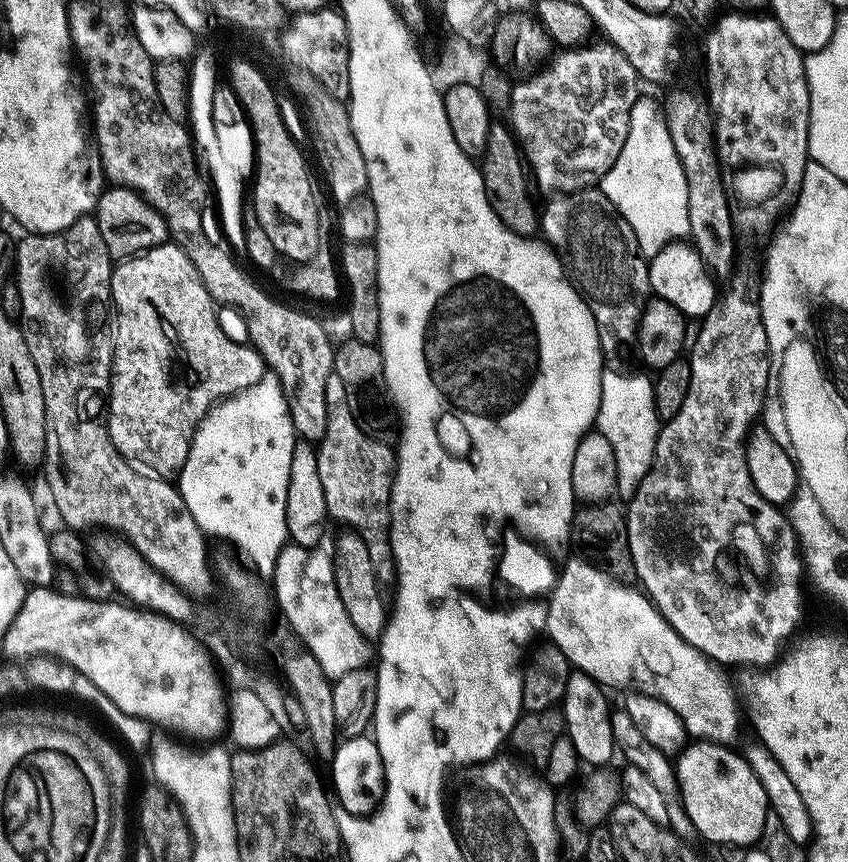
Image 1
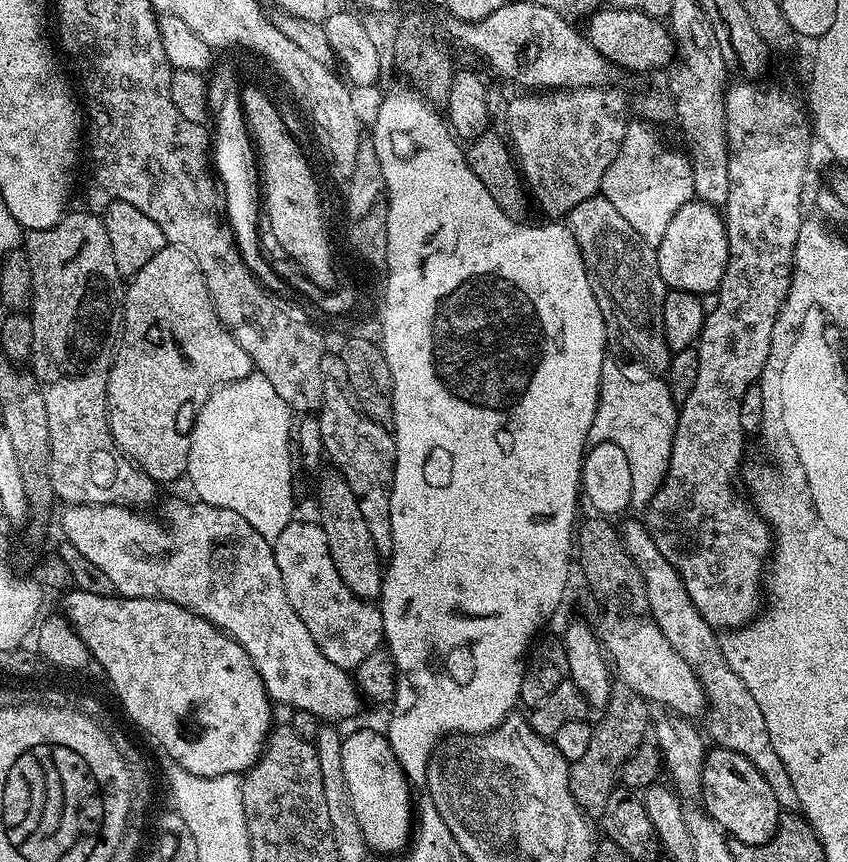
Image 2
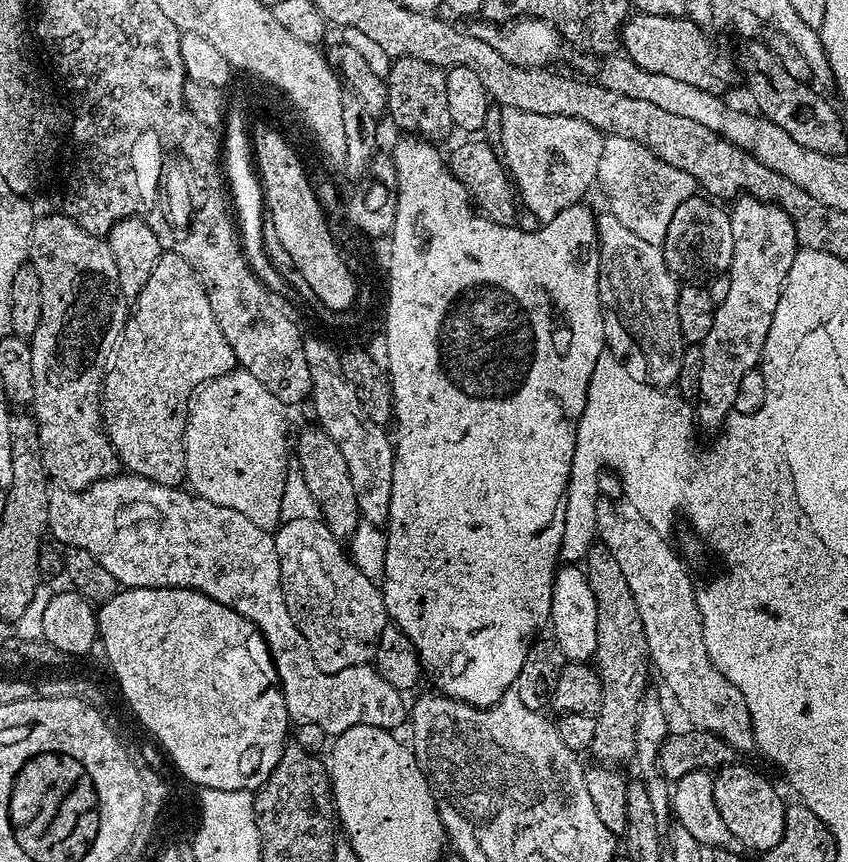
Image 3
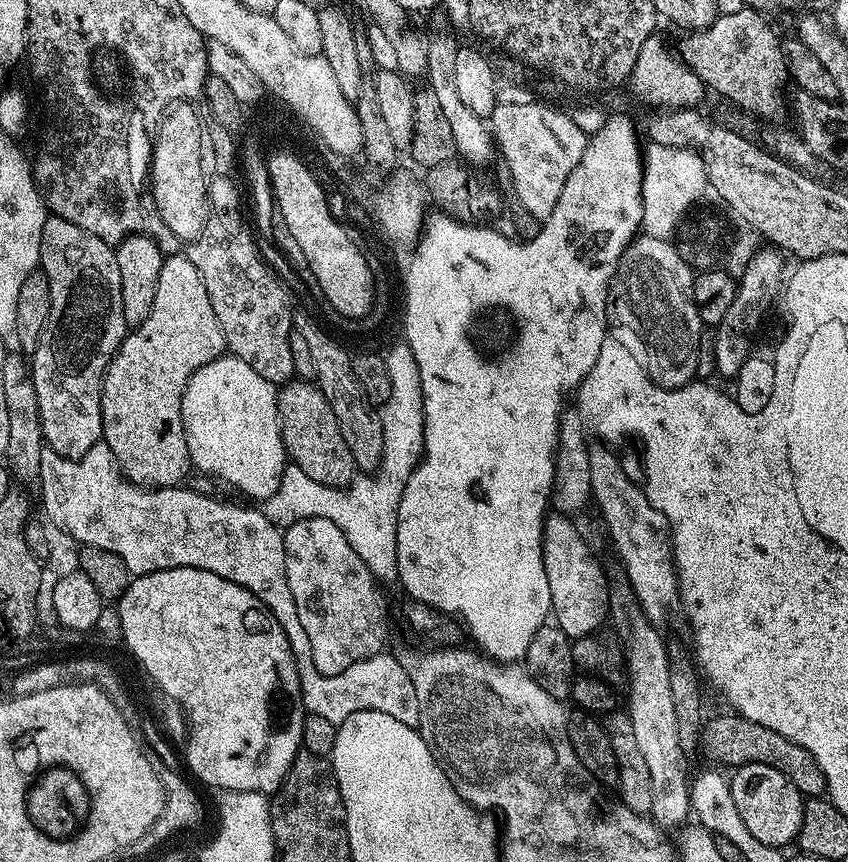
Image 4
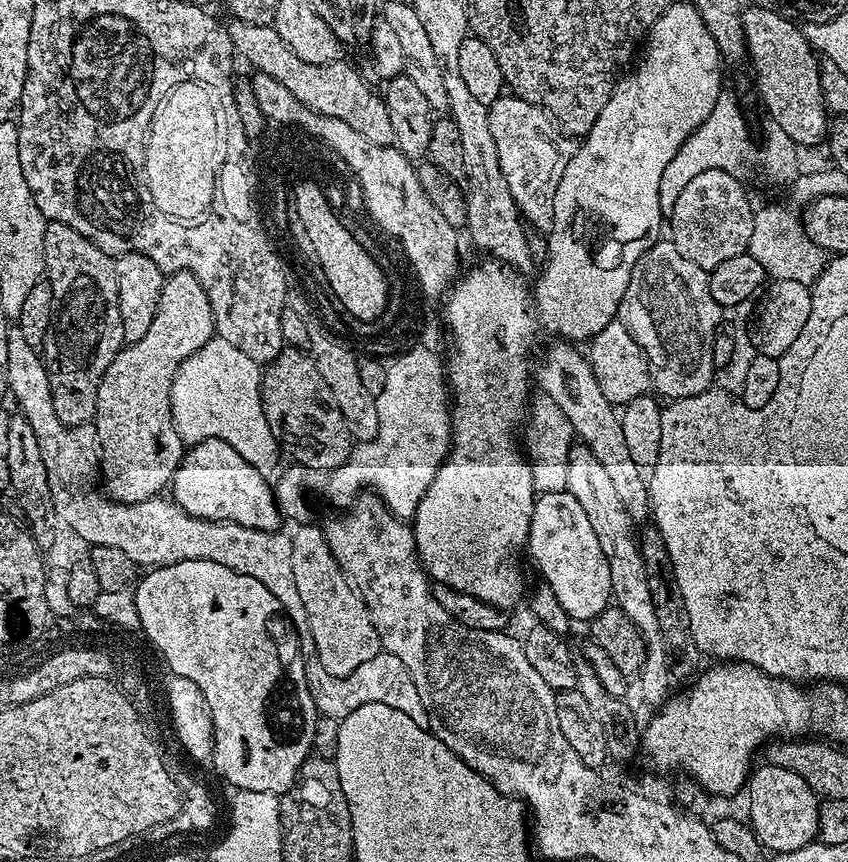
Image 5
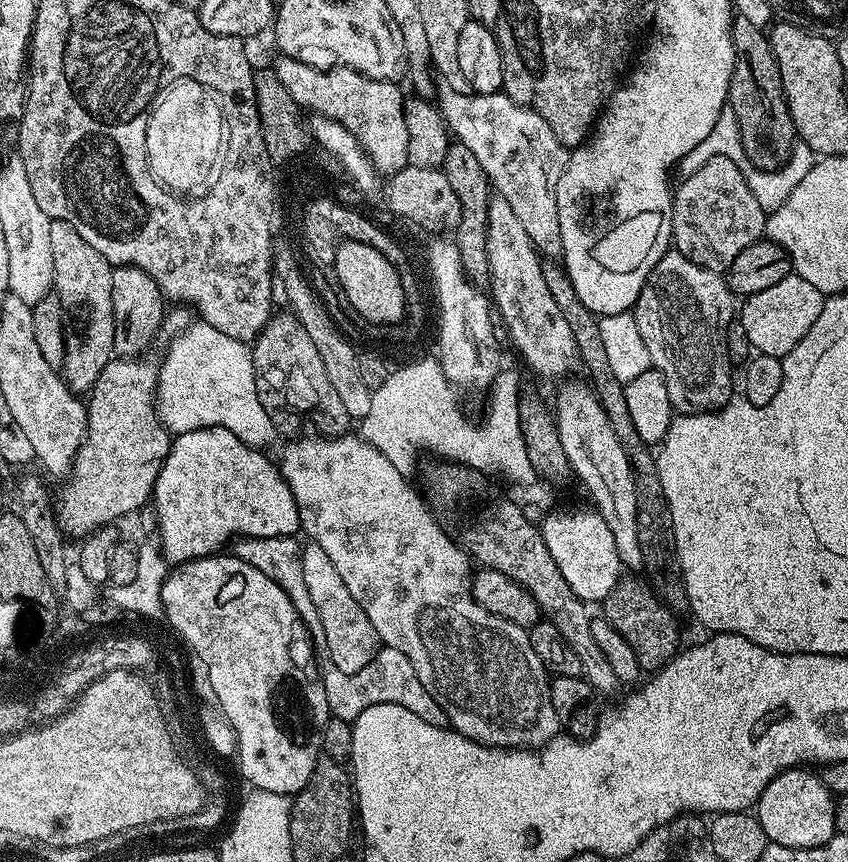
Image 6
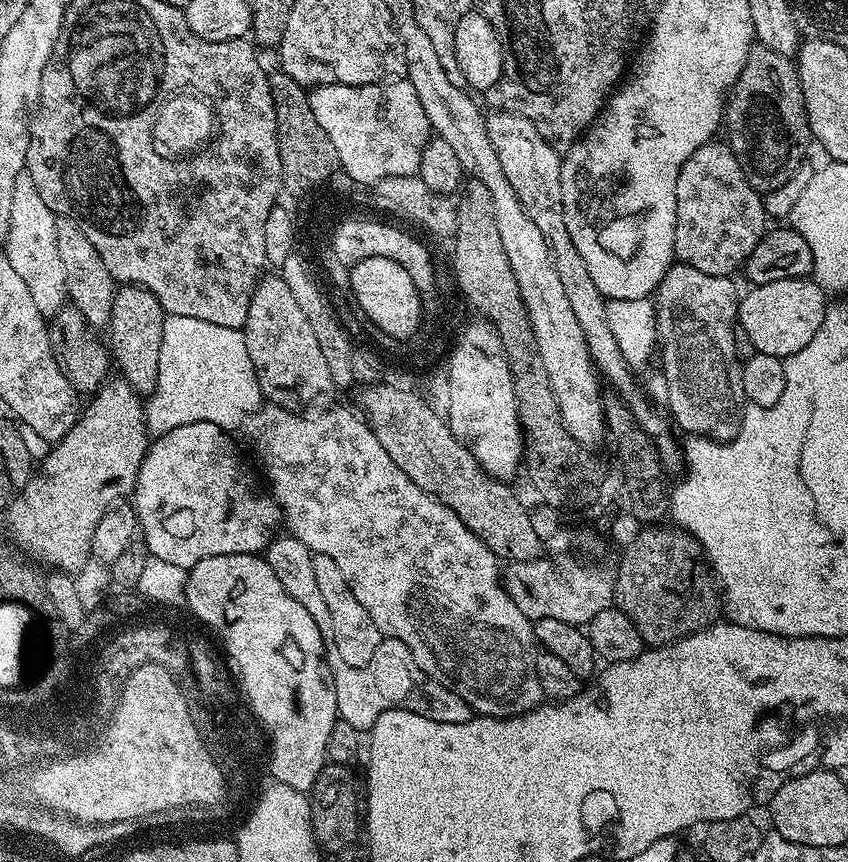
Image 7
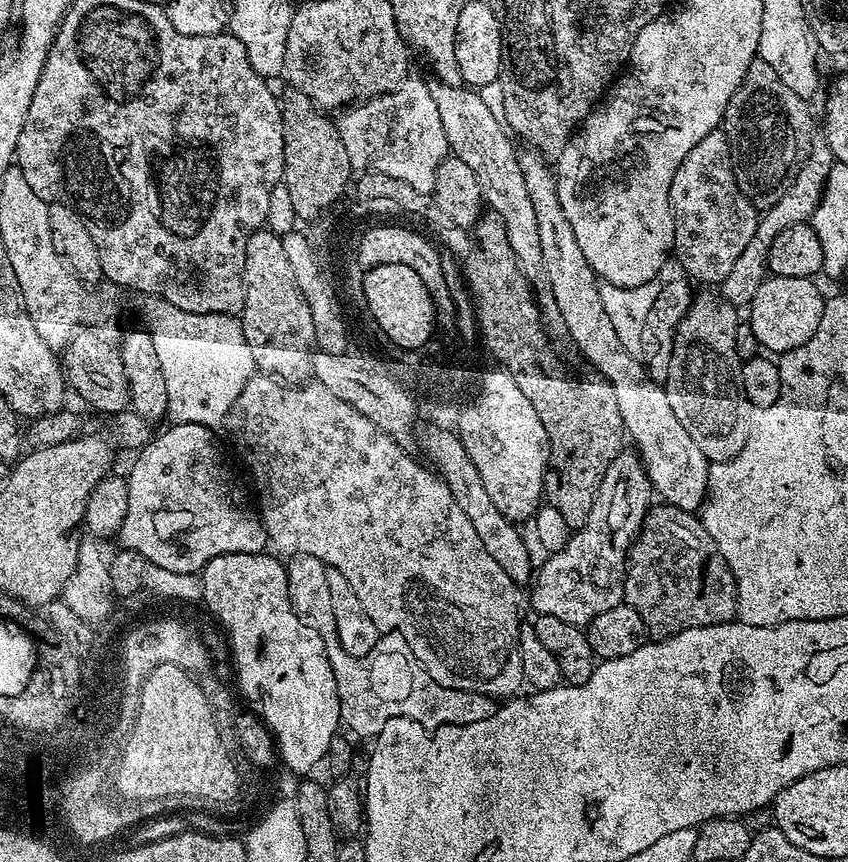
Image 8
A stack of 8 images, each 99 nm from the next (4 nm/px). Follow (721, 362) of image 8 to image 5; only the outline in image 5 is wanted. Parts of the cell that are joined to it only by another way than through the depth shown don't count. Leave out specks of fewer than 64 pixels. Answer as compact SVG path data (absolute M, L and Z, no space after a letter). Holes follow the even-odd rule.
M660 238L648 248L634 266L626 294L620 303L618 318L630 330L634 342L638 342L643 359L646 361L646 376L652 379L657 397L671 402L702 394L713 387L714 365L710 359L710 345L714 333L721 327L722 309L708 296L708 272L694 266L672 245L671 239Z

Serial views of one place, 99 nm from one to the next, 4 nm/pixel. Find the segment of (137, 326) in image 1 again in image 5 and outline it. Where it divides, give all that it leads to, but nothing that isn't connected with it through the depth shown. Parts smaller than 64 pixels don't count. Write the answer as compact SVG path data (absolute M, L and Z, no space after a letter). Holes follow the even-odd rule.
M174 272L165 279L158 310L150 330L138 342L125 344L102 374L94 423L100 453L103 491L120 504L155 500L169 487L186 451L172 417L172 383L177 370L206 342L213 339L210 298L189 272Z

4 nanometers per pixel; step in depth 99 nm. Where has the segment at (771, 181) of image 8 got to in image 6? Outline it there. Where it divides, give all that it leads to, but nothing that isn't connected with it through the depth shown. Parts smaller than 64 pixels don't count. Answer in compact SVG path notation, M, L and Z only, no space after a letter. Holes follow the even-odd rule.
M737 15L732 21L732 41L737 58L728 87L727 107L732 108L737 118L742 149L753 166L778 169L787 162L792 145L798 137L790 118L778 62L772 53L768 32Z

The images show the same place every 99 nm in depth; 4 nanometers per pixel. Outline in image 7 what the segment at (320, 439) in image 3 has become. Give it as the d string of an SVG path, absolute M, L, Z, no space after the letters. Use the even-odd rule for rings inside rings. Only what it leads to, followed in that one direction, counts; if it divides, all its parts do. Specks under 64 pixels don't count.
M265 275L257 280L242 329L261 397L295 413L304 410L300 408L323 409L333 403L332 395L338 392L336 383L326 367L326 358L322 358L318 338L314 338L314 329L310 327L294 294L290 294L290 286L286 286L283 275L272 275L276 276Z

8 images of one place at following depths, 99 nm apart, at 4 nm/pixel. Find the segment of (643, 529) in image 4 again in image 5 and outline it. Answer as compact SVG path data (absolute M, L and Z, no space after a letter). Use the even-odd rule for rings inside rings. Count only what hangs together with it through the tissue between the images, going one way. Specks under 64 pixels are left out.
M552 342L540 369L535 369L534 380L538 383L539 391L550 394L558 405L558 410L570 418L570 426L573 433L578 437L579 443L588 448L598 462L610 474L610 482L614 482L614 491L617 492L622 506L626 509L633 521L640 522L640 519L647 517L650 512L648 502L648 490L646 480L642 474L641 467L629 458L626 444L623 442L622 426L617 409L608 403L605 392L596 384L596 379L589 366L585 353L580 352L575 343Z

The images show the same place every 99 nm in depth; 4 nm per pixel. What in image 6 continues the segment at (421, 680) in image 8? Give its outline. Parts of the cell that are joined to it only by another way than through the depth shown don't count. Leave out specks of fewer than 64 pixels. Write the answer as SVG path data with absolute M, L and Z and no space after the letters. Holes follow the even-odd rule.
M271 536L270 538L240 538L231 545L231 555L242 562L250 562L254 570L262 570L266 578L278 582L294 602L294 610L308 627L308 637L312 639L312 651L316 654L316 667L320 670L320 678L324 682L324 693L329 713L338 719L353 721L370 706L379 704L397 704L406 706L410 714L418 714L427 724L445 723L446 717L442 706L432 697L430 690L418 682L418 674L414 674L414 666L410 666L410 658L393 648L381 647L376 657L362 670L354 674L342 674L334 662L330 662L330 650L326 650L326 634L322 634L322 618L318 618L318 610L314 610L314 601L310 598L310 589L306 586L306 577L302 574L302 558L300 557L301 541L296 536Z

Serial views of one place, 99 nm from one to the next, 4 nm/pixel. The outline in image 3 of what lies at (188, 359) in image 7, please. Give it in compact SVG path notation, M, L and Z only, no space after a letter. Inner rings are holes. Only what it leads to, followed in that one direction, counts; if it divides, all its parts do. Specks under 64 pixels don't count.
M233 370L210 380L197 391L188 414L188 426L184 429L184 453L186 477L191 491L205 496L215 504L230 506L251 517L256 524L272 530L281 523L280 507L284 479L290 463L290 436L284 433L284 412L280 399L254 374Z

